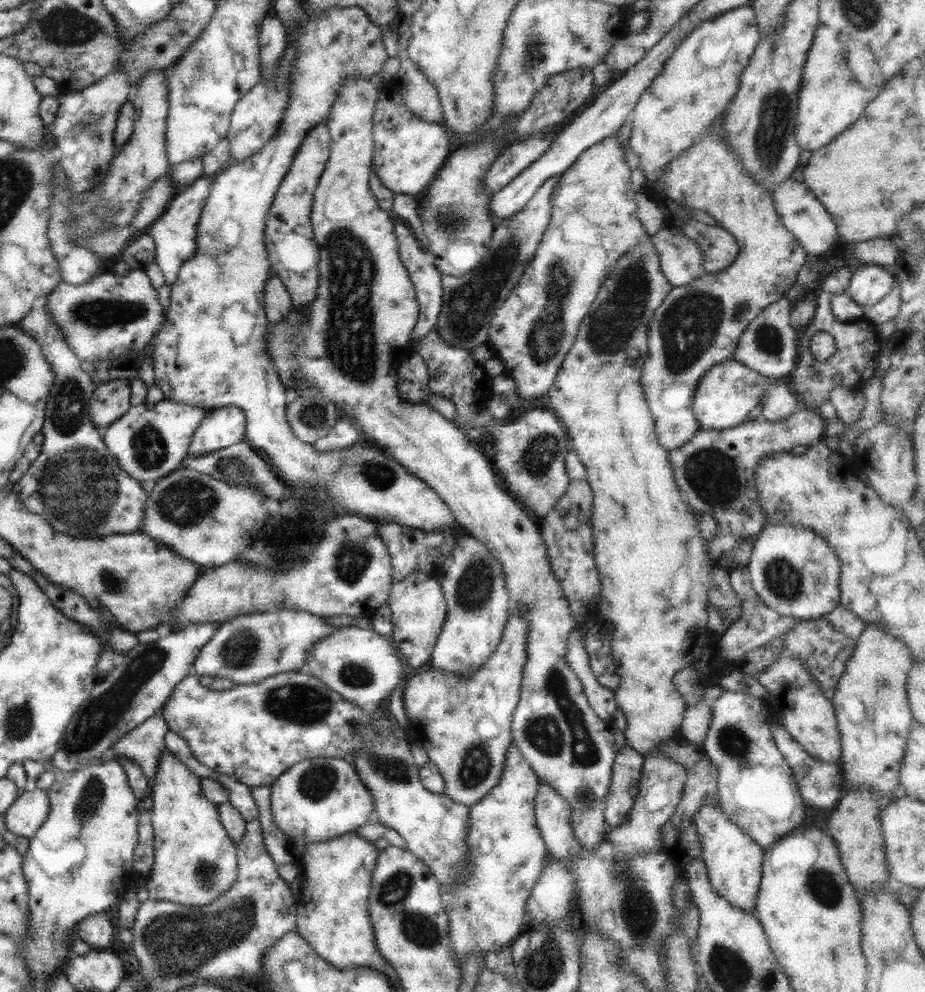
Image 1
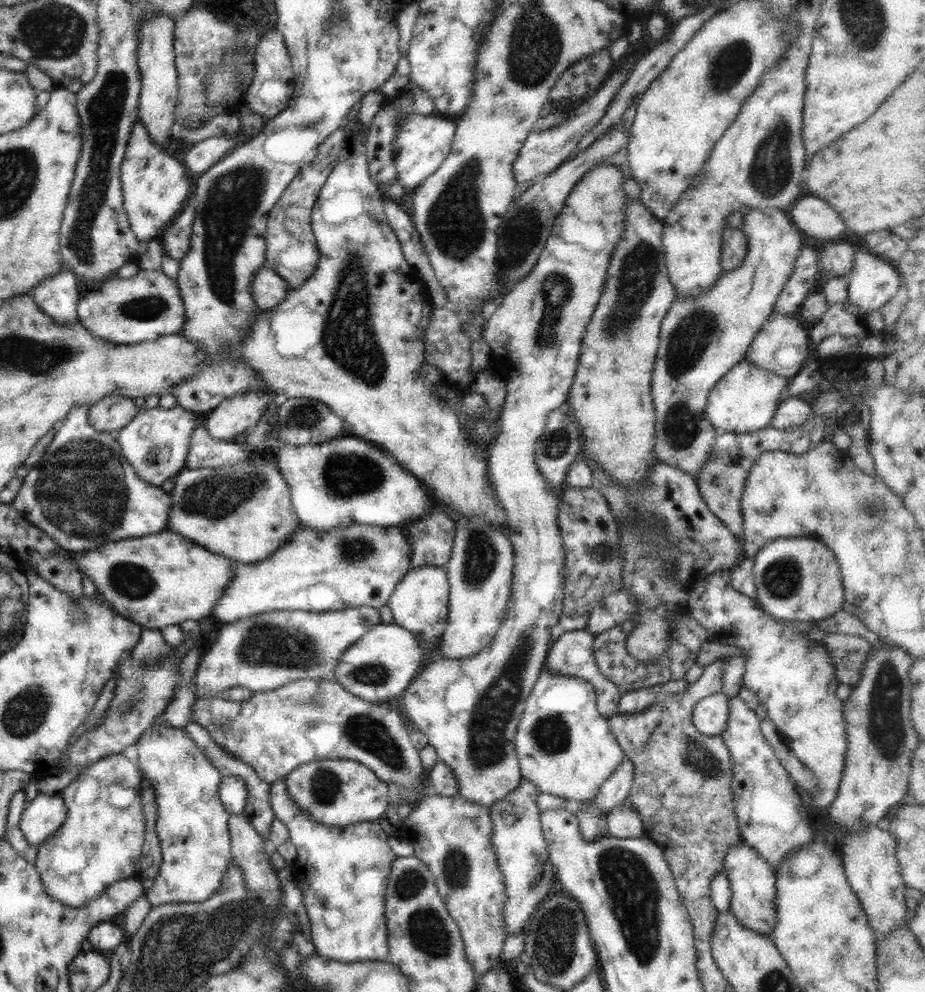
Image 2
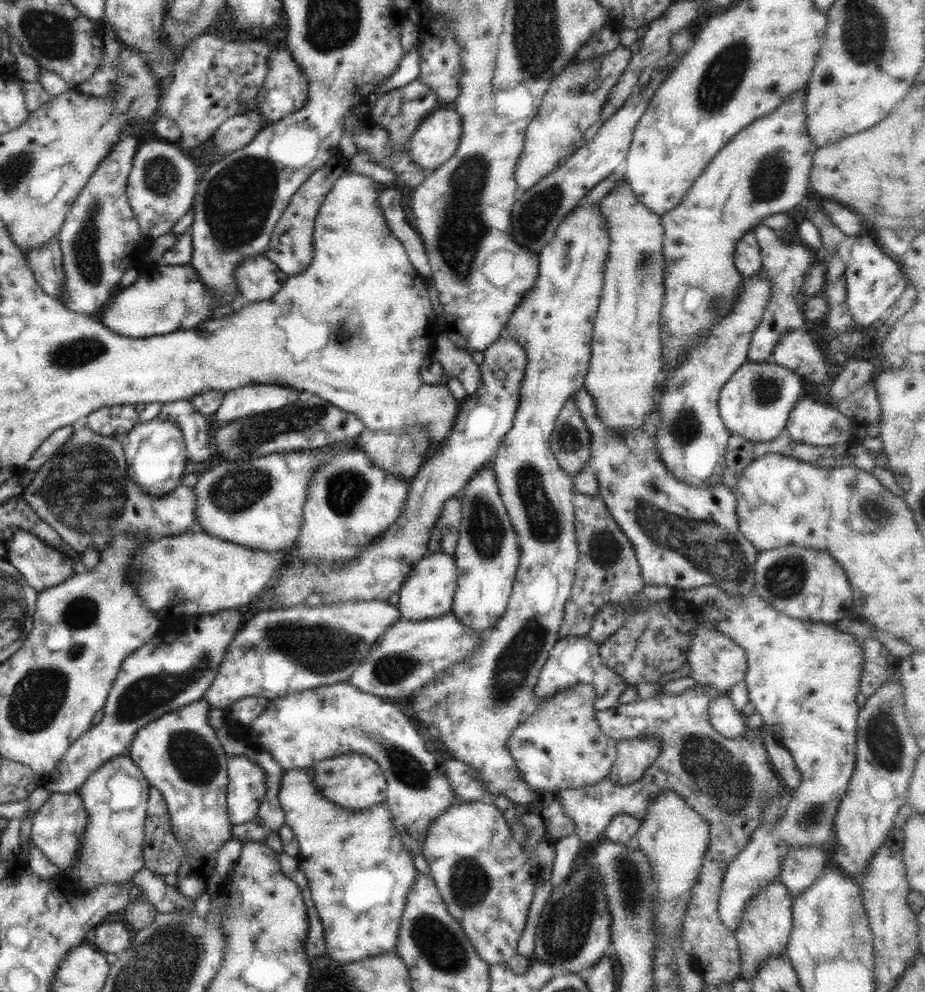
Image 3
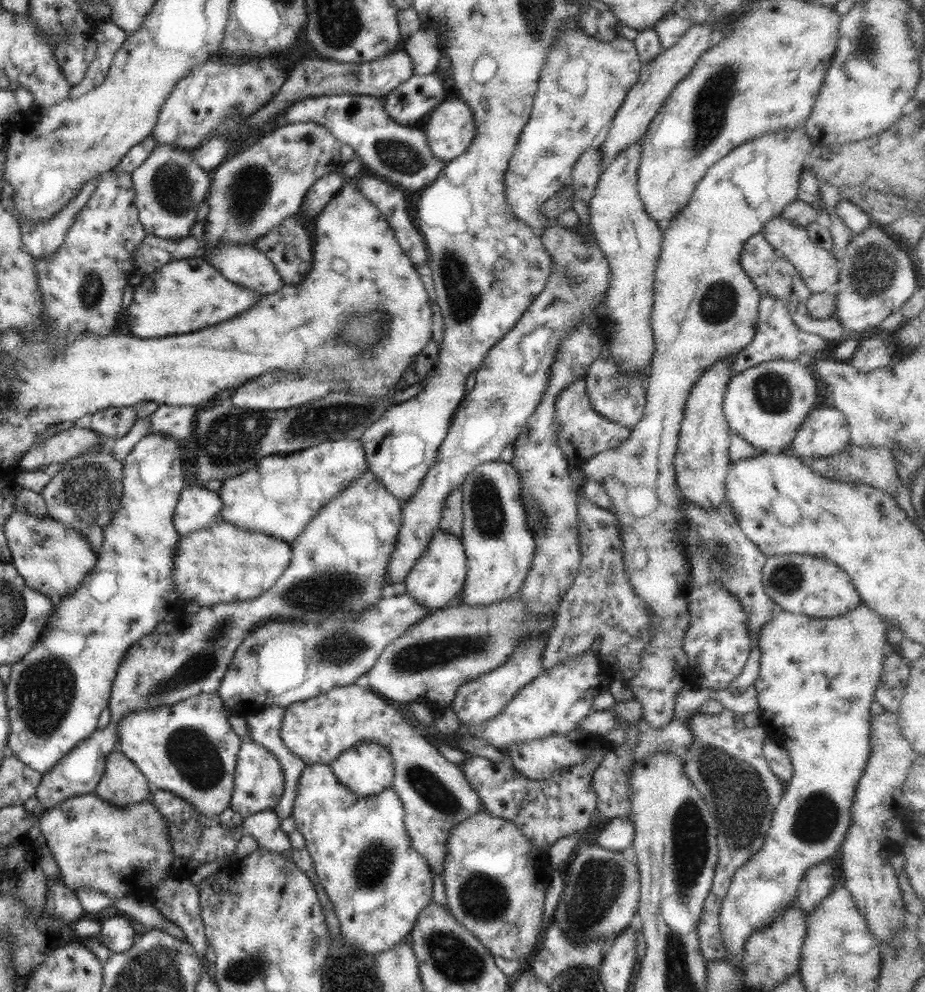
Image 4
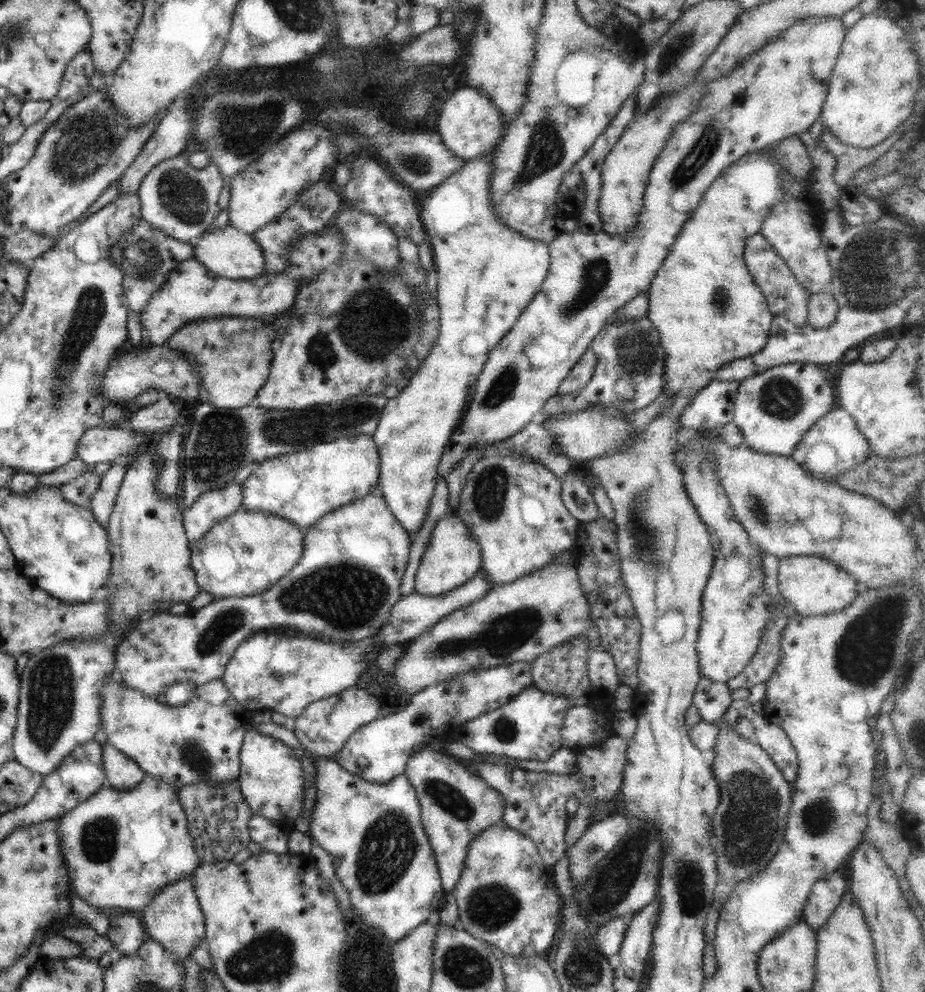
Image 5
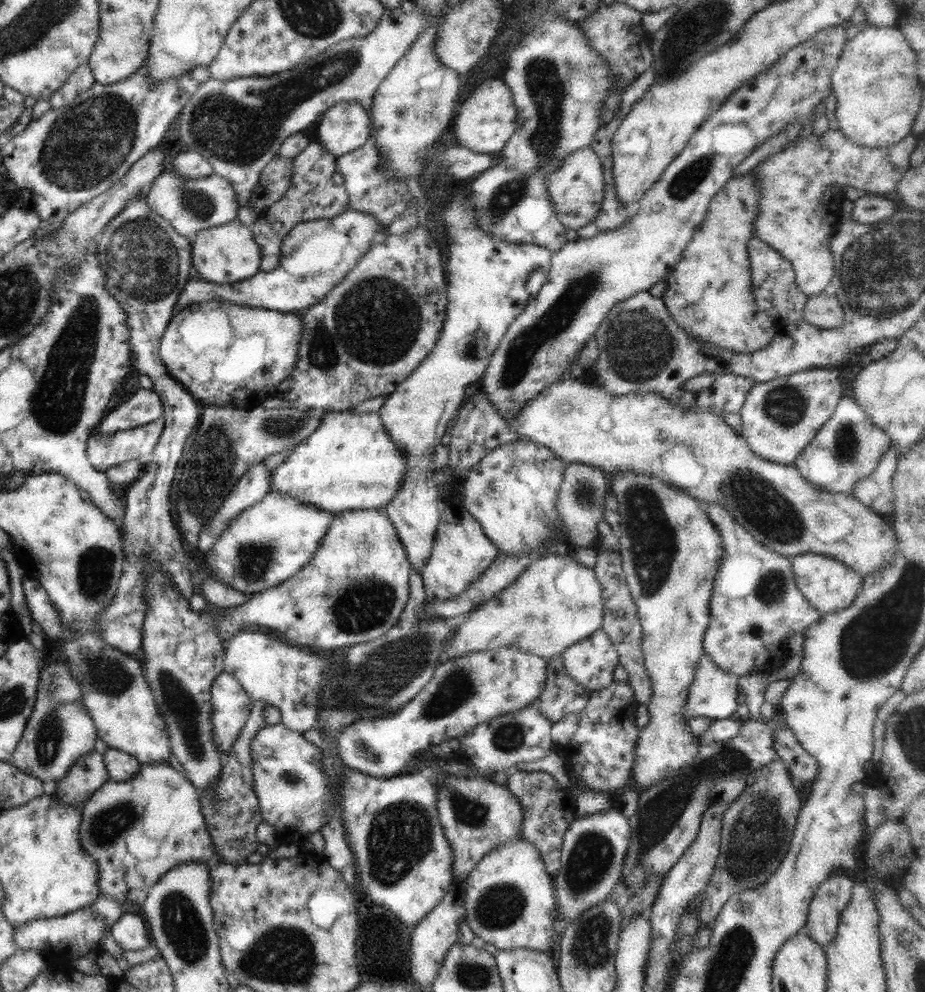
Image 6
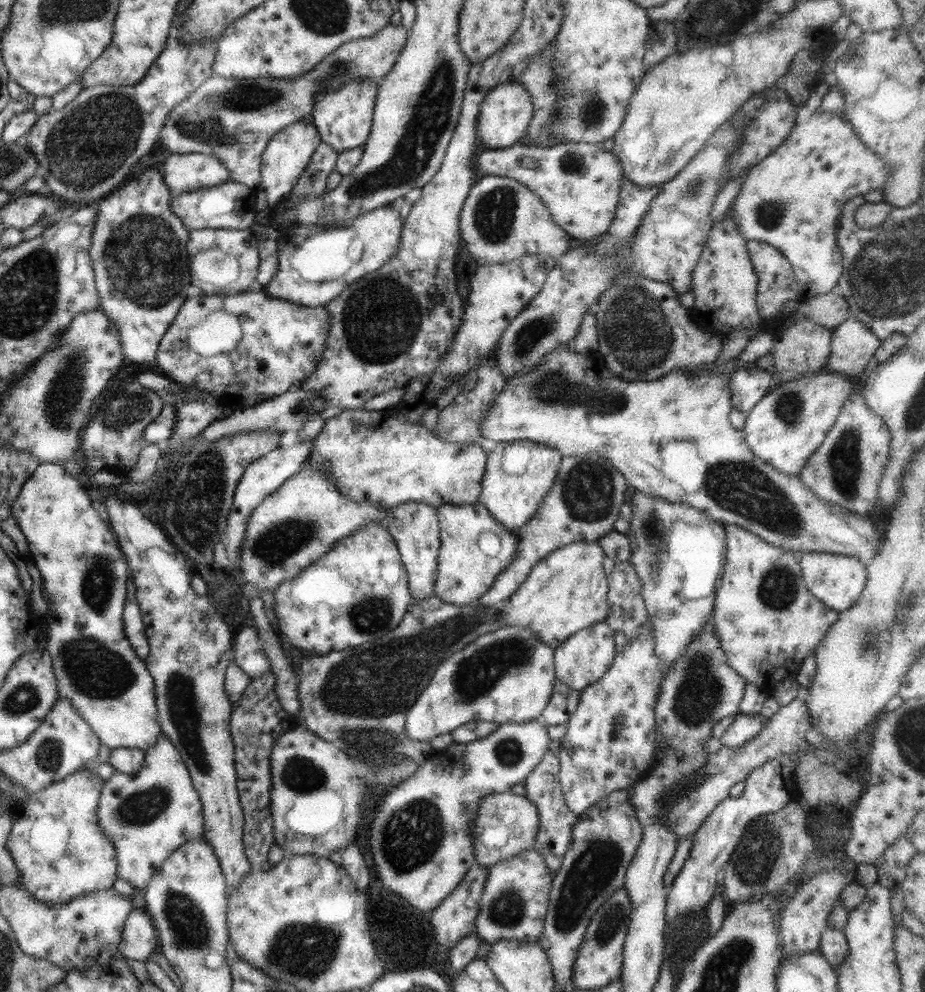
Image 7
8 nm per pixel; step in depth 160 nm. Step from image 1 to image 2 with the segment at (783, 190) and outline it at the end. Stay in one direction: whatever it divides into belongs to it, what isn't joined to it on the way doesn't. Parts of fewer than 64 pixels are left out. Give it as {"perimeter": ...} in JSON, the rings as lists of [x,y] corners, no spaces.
{"perimeter":[[[804,193],[788,211],[798,230],[810,238],[836,241],[846,233],[846,222],[842,216],[820,197]]]}

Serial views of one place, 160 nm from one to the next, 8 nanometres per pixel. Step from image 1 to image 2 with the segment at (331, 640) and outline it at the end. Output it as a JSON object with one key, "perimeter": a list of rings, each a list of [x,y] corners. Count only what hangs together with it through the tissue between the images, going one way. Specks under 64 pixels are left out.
{"perimeter":[[[380,623],[356,640],[348,652],[342,653],[333,670],[334,680],[341,684],[350,694],[366,701],[385,704],[390,698],[400,696],[414,677],[432,659],[442,653],[442,637],[432,647],[424,647],[416,634],[397,624]]]}

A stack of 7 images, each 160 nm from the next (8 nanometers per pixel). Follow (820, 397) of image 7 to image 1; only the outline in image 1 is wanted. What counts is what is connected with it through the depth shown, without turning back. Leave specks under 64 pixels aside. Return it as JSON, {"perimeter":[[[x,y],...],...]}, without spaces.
{"perimeter":[[[733,358],[725,360],[710,368],[706,376],[702,376],[698,381],[693,396],[692,412],[703,431],[722,430],[742,424],[748,413],[758,406],[765,390],[772,383],[775,383],[774,377],[761,376]]]}

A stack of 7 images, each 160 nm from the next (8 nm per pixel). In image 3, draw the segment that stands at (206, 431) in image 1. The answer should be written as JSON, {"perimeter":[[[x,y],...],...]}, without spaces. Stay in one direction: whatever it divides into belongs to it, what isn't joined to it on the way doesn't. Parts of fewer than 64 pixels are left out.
{"perimeter":[[[276,384],[248,385],[224,392],[220,408],[211,420],[215,423],[234,422],[285,407],[300,399],[302,391]]]}

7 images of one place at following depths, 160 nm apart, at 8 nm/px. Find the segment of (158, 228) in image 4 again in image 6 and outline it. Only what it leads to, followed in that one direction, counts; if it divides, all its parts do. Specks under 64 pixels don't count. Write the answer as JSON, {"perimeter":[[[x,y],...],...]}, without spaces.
{"perimeter":[[[166,170],[156,177],[146,195],[148,206],[186,239],[192,239],[203,229],[222,226],[238,219],[236,214],[240,206],[236,193],[229,180],[216,174],[191,179]]]}

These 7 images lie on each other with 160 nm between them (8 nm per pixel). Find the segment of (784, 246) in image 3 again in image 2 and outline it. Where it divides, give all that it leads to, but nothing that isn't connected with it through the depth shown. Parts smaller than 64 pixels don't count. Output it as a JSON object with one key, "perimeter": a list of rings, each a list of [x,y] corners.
{"perimeter":[[[802,247],[800,254],[796,257],[794,270],[778,295],[773,312],[796,316],[801,304],[816,284],[816,274],[819,270],[818,250]]]}

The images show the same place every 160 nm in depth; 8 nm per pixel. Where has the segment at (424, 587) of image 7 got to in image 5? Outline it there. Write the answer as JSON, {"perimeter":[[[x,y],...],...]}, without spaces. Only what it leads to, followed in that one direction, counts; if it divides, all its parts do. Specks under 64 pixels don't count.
{"perimeter":[[[494,148],[491,151],[480,160],[466,162],[466,166],[458,170],[458,174],[452,174],[442,183],[433,186],[428,198],[422,202],[420,211],[438,270],[436,300],[439,304],[439,337],[422,366],[410,377],[406,388],[398,396],[388,399],[372,434],[381,460],[378,492],[407,532],[419,531],[426,518],[430,499],[436,488],[437,468],[444,454],[444,447],[450,442],[453,430],[460,423],[460,416],[465,413],[470,386],[475,384],[482,373],[489,352],[514,326],[527,304],[540,290],[549,271],[548,245],[512,232],[510,228],[500,224],[494,212],[489,197],[489,180],[492,175],[492,157],[497,150]]]}

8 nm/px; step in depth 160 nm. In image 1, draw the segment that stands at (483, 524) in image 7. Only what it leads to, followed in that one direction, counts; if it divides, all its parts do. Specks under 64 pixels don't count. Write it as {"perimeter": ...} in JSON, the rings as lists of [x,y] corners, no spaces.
{"perimeter":[[[414,572],[402,578],[402,581],[396,581],[392,586],[387,606],[392,611],[394,643],[407,660],[412,672],[421,670],[431,659],[446,619],[447,605],[444,591],[442,585],[438,583],[436,574]]]}

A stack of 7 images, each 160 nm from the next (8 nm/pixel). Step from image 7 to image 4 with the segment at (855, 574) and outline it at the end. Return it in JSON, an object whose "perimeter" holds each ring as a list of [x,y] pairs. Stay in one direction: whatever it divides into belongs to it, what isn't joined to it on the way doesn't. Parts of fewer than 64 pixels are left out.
{"perimeter":[[[807,554],[767,556],[762,569],[762,585],[764,593],[778,607],[796,615],[840,617],[852,612],[862,602],[850,577],[838,565]]]}

